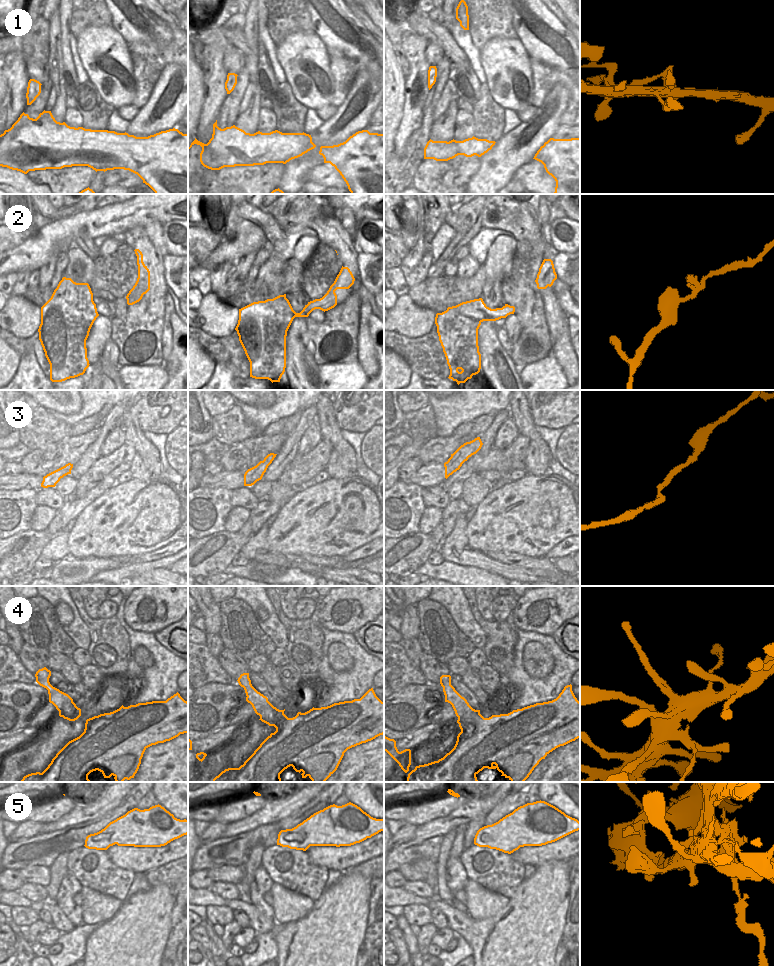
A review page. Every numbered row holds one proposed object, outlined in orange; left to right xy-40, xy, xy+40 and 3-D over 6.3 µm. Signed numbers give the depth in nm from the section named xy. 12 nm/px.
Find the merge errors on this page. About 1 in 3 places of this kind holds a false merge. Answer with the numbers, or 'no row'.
4, 5

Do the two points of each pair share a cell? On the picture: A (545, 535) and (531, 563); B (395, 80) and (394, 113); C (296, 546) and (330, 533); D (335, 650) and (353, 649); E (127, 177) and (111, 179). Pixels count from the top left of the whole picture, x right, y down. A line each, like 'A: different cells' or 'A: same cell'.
A: different cells
B: same cell
C: same cell
D: different cells
E: same cell

